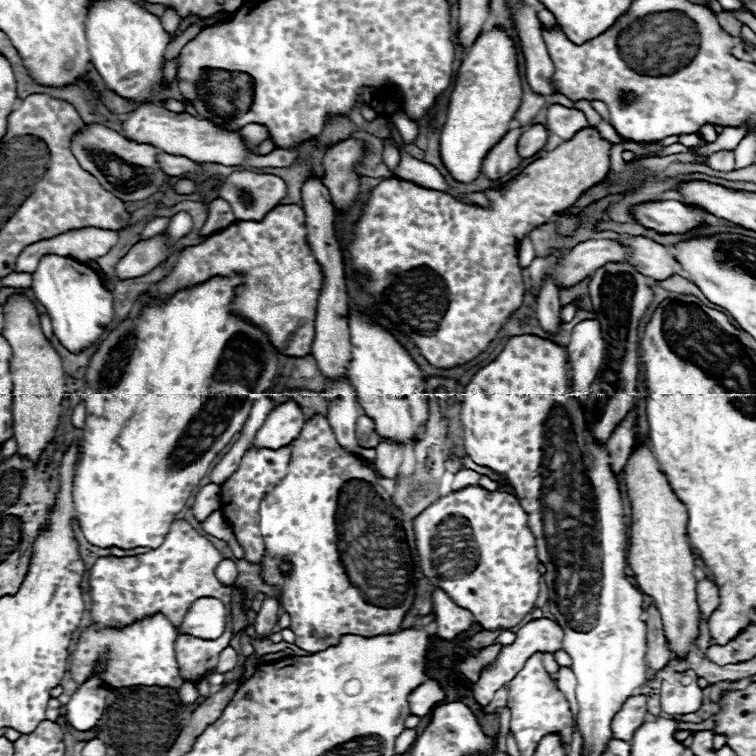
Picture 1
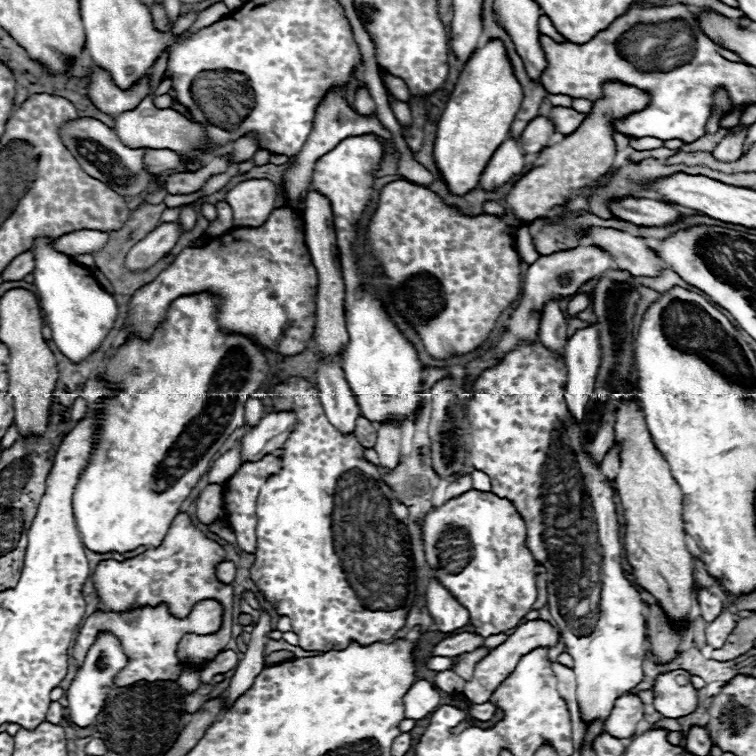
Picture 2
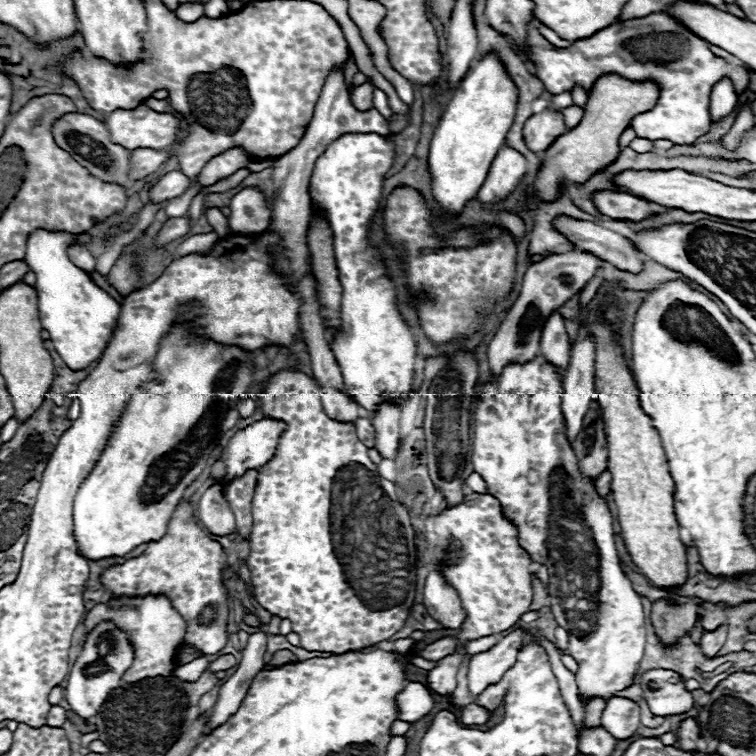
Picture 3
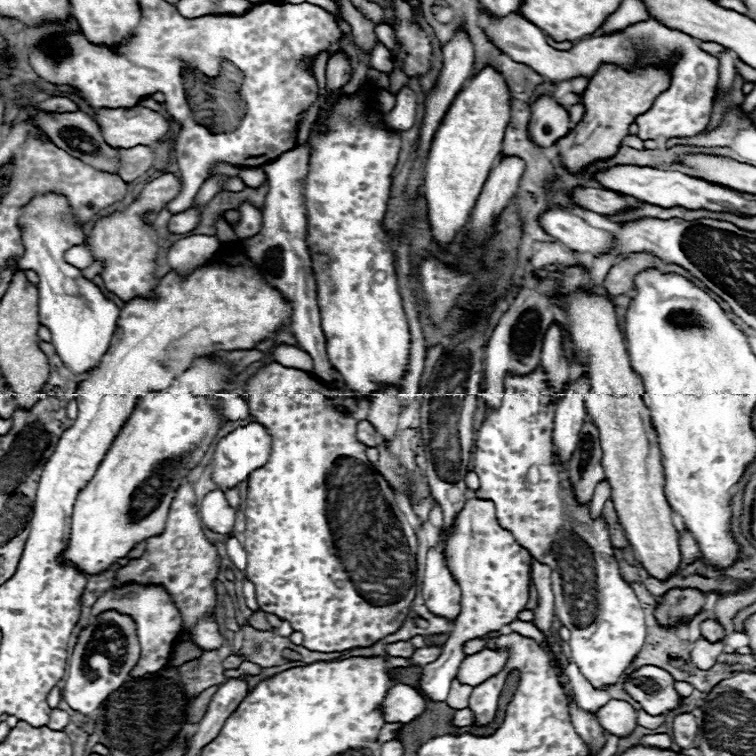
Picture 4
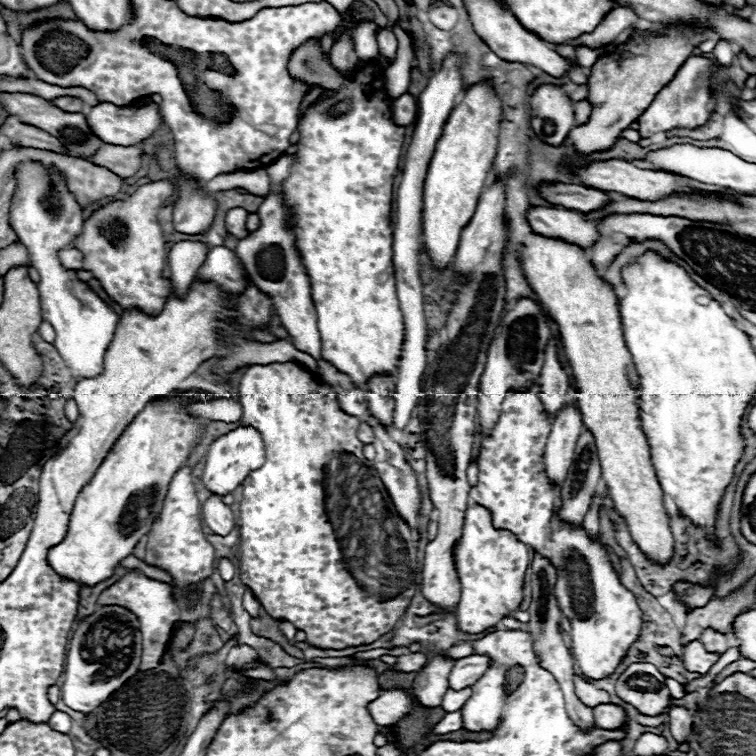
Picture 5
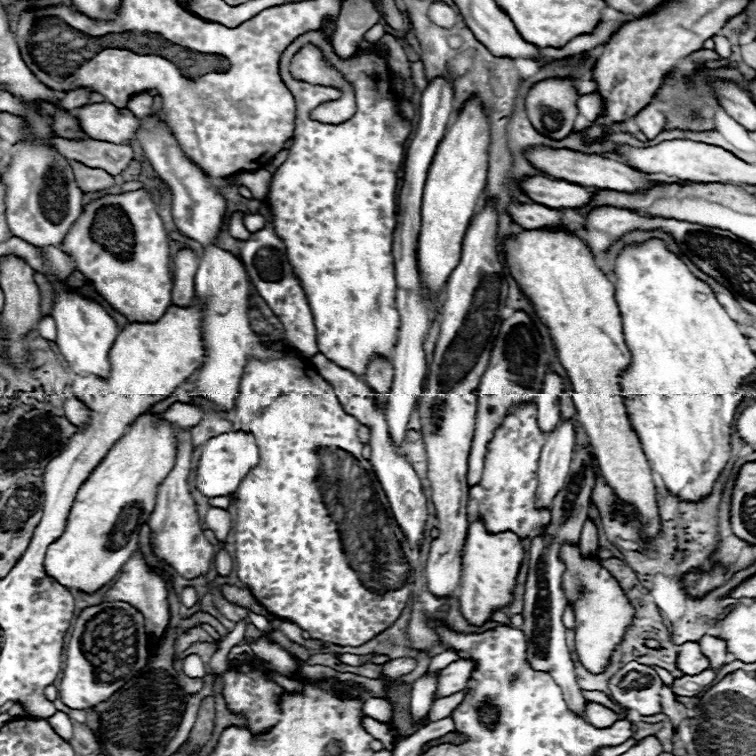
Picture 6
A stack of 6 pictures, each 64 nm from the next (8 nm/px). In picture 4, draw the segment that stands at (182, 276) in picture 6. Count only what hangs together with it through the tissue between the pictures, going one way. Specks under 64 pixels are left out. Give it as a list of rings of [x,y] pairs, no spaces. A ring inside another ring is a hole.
[[[198,234],[198,236],[178,240],[168,252],[170,268],[178,270],[180,274],[188,274],[196,266],[210,260],[218,248],[220,248],[220,240],[216,236]]]

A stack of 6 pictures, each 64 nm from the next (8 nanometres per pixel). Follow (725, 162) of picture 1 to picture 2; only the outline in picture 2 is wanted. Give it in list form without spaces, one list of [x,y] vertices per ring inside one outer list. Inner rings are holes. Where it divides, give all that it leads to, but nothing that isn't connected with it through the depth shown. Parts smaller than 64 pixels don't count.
[[[742,130],[736,138],[722,138],[722,142],[712,152],[714,158],[720,162],[736,162],[742,154],[742,142],[746,138],[746,132],[748,130]]]

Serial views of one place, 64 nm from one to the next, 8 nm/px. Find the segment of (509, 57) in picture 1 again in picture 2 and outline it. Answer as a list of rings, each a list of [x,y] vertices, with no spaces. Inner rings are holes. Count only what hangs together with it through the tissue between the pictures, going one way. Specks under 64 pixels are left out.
[[[498,38],[488,40],[468,58],[460,70],[456,88],[450,94],[438,124],[434,158],[440,174],[450,186],[450,192],[466,194],[480,182],[480,174],[486,168],[490,156],[508,138],[512,120],[520,108],[520,100],[522,88],[514,76],[504,42]]]

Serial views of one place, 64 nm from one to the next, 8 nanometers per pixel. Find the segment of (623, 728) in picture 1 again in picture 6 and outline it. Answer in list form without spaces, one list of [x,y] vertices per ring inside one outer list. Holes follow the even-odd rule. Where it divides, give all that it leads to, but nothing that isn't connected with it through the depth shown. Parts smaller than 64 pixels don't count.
[[[586,704],[586,722],[596,728],[610,728],[618,718],[618,714],[602,704]]]

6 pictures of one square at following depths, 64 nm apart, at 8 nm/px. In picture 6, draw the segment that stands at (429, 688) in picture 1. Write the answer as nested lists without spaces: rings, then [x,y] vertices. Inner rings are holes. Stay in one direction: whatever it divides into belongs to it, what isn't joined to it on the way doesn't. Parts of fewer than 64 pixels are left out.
[[[370,698],[362,710],[366,716],[382,724],[388,724],[392,720],[392,702],[388,698]]]

